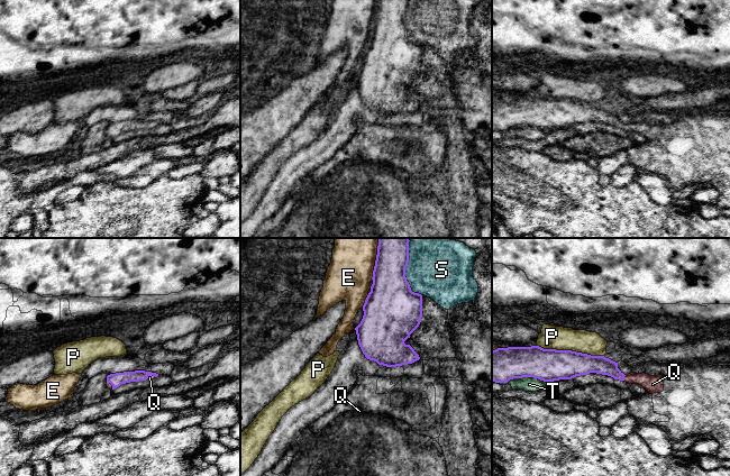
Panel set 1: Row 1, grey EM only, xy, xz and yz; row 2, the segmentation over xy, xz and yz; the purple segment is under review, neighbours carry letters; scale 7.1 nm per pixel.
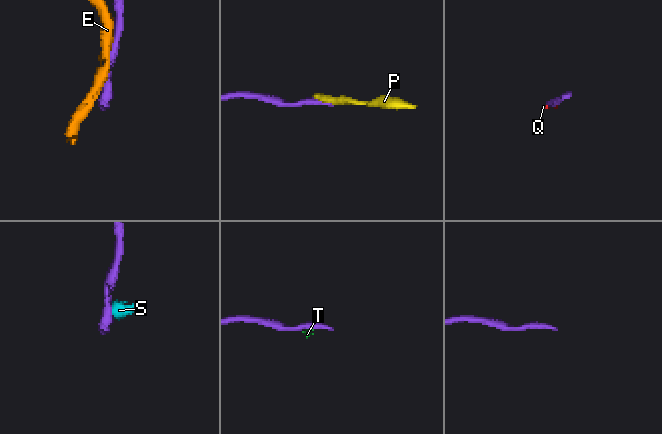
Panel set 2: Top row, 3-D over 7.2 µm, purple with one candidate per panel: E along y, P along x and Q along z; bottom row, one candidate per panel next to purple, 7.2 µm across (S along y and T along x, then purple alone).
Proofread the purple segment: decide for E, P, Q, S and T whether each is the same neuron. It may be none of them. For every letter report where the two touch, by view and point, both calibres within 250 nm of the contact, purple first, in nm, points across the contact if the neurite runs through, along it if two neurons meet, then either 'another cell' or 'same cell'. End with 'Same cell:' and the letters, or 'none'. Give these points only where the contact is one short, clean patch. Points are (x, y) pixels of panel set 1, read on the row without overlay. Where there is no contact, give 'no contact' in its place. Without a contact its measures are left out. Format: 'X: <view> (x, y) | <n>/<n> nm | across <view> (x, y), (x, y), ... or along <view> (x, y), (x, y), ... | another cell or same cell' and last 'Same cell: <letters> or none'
E: xz (375, 14) | 300/320 nm | another cell
P: yz (571, 99) | 240/170 nm | another cell
Q: yz (623, 126) | 130/130 nm | across yz (592, 112), (607, 115), (623, 126), (641, 127), (653, 133) | same cell
S: xz (404, 18) | 320/340 nm | another cell
T: yz (521, 126) | 240/110 nm | another cell
Same cell: Q

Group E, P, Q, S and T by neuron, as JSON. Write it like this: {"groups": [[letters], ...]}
{"groups": [["E"], ["P"], ["Q"], ["S", "T"]]}

